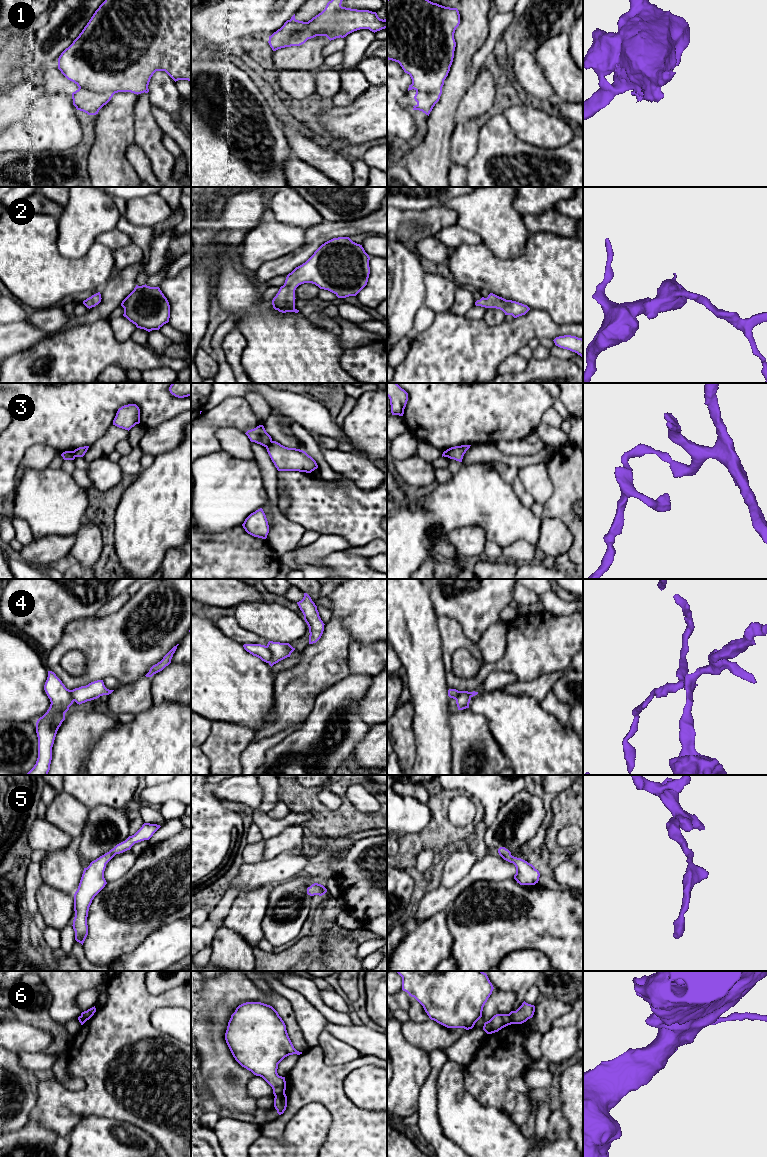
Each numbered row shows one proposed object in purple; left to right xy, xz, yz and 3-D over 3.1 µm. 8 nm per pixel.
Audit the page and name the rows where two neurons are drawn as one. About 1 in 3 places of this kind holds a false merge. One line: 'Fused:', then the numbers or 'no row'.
Fused: 1, 3, 4, 6

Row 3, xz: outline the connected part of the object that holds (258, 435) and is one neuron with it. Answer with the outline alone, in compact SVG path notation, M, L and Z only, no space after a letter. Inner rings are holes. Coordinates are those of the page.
M259 425L254 429L248 430L245 434L251 442L255 442L264 447L269 446L272 442L271 436L266 432L263 425Z

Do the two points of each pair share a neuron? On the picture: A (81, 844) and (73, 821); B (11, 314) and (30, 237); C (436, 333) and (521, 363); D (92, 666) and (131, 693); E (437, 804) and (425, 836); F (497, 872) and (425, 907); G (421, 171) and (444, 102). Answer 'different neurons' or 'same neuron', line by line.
A: different neurons
B: different neurons
C: different neurons
D: different neurons
E: same neuron
F: same neuron
G: same neuron

